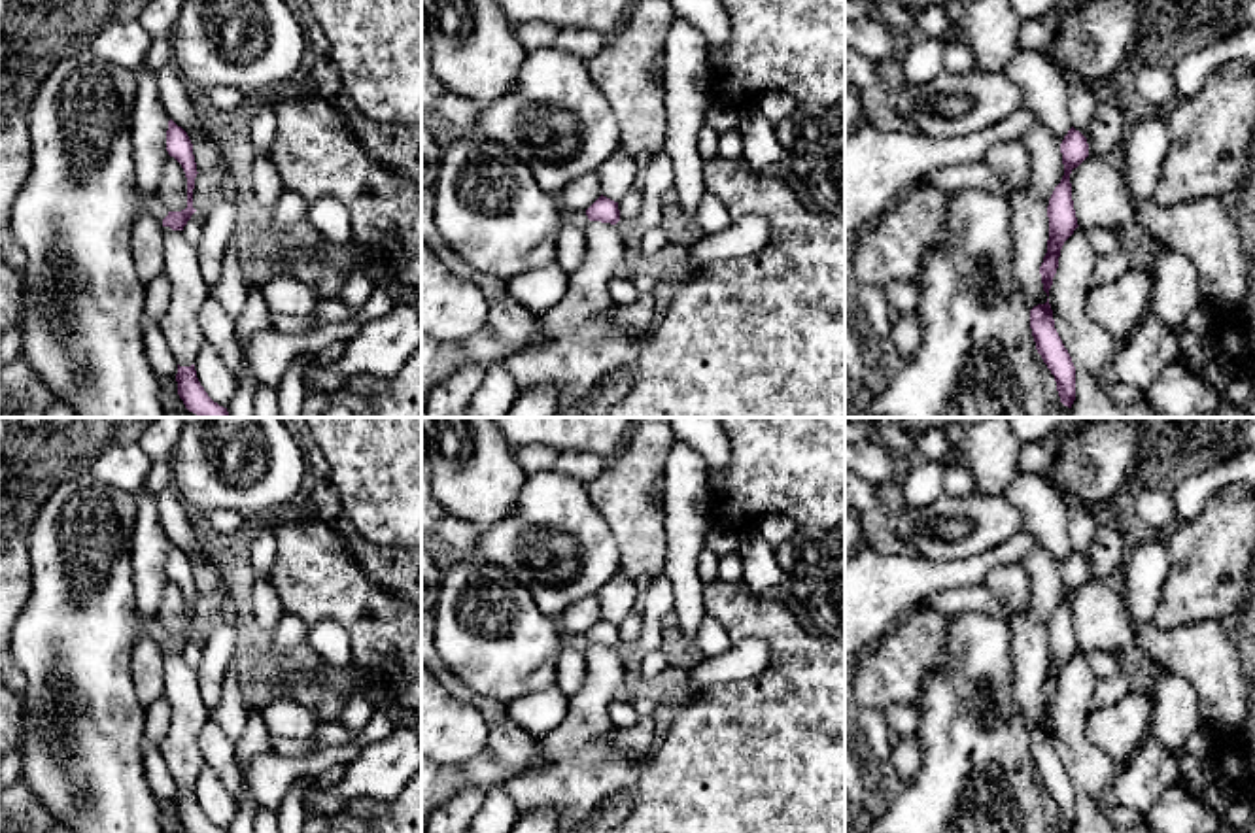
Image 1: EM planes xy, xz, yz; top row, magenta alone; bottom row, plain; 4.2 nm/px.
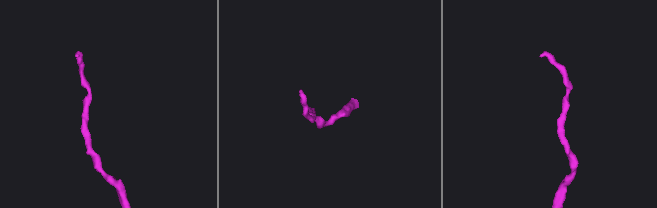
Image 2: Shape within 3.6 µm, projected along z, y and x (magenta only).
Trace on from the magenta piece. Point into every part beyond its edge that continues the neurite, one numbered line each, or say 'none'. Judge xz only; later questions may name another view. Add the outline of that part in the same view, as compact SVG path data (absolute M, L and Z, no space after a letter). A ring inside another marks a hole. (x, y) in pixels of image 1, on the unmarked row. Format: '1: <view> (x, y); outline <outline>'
none

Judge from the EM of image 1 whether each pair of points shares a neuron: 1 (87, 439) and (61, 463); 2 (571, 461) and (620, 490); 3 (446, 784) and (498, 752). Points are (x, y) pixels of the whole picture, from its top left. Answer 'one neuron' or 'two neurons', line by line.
1: one neuron
2: two neurons
3: one neuron

